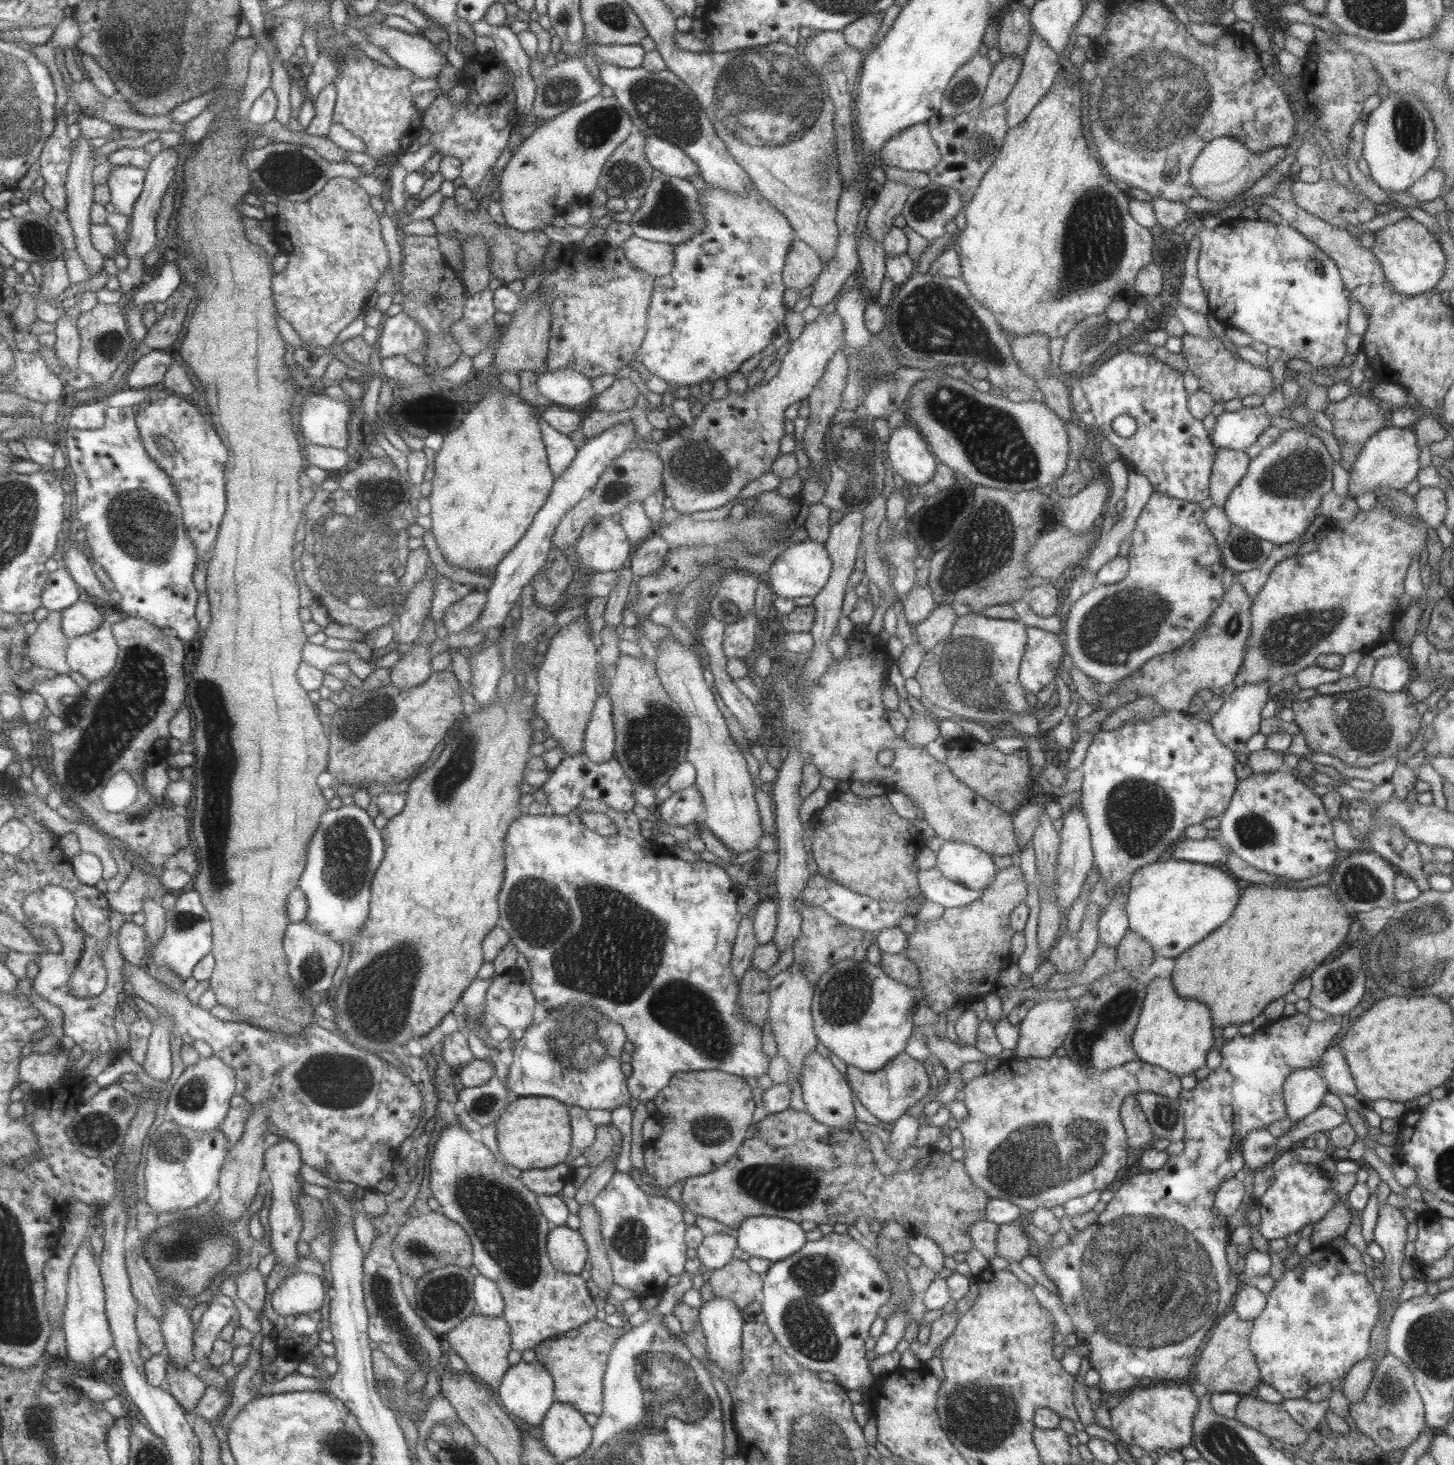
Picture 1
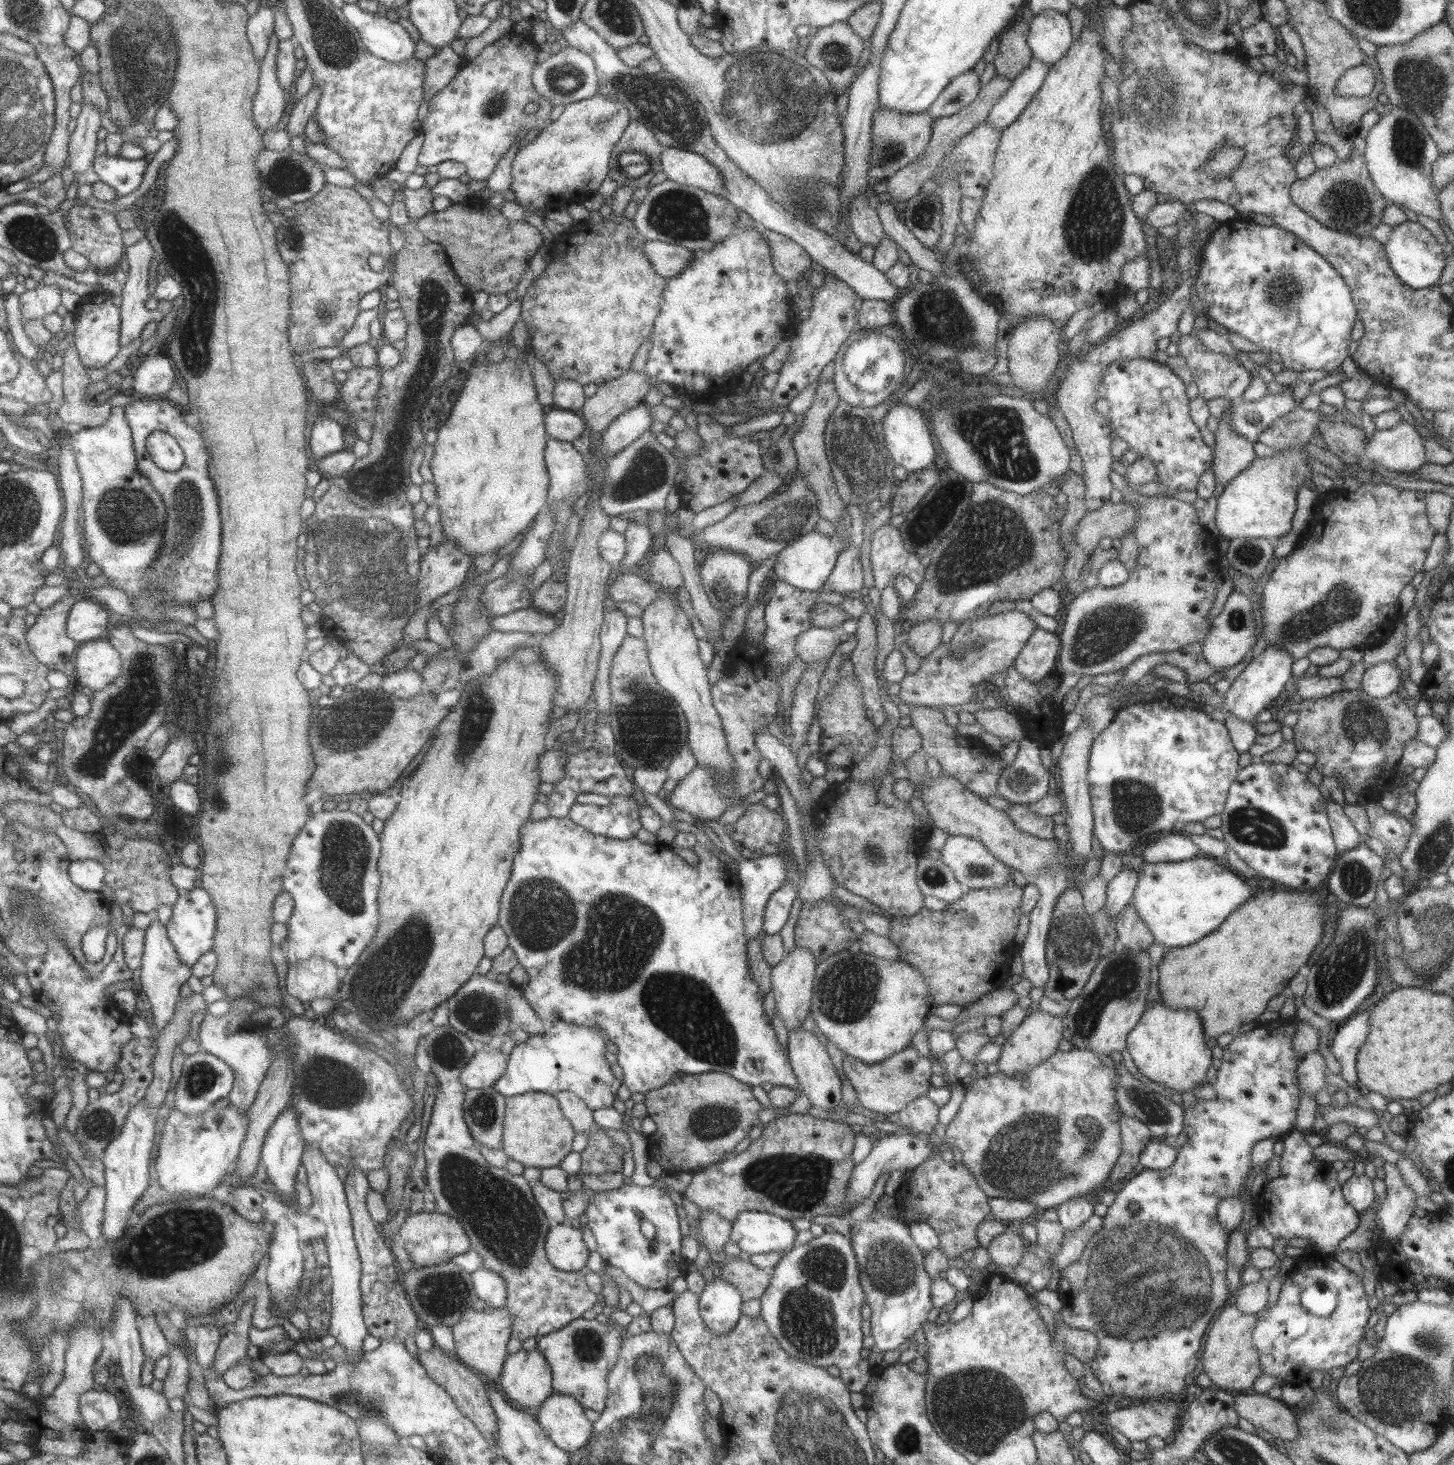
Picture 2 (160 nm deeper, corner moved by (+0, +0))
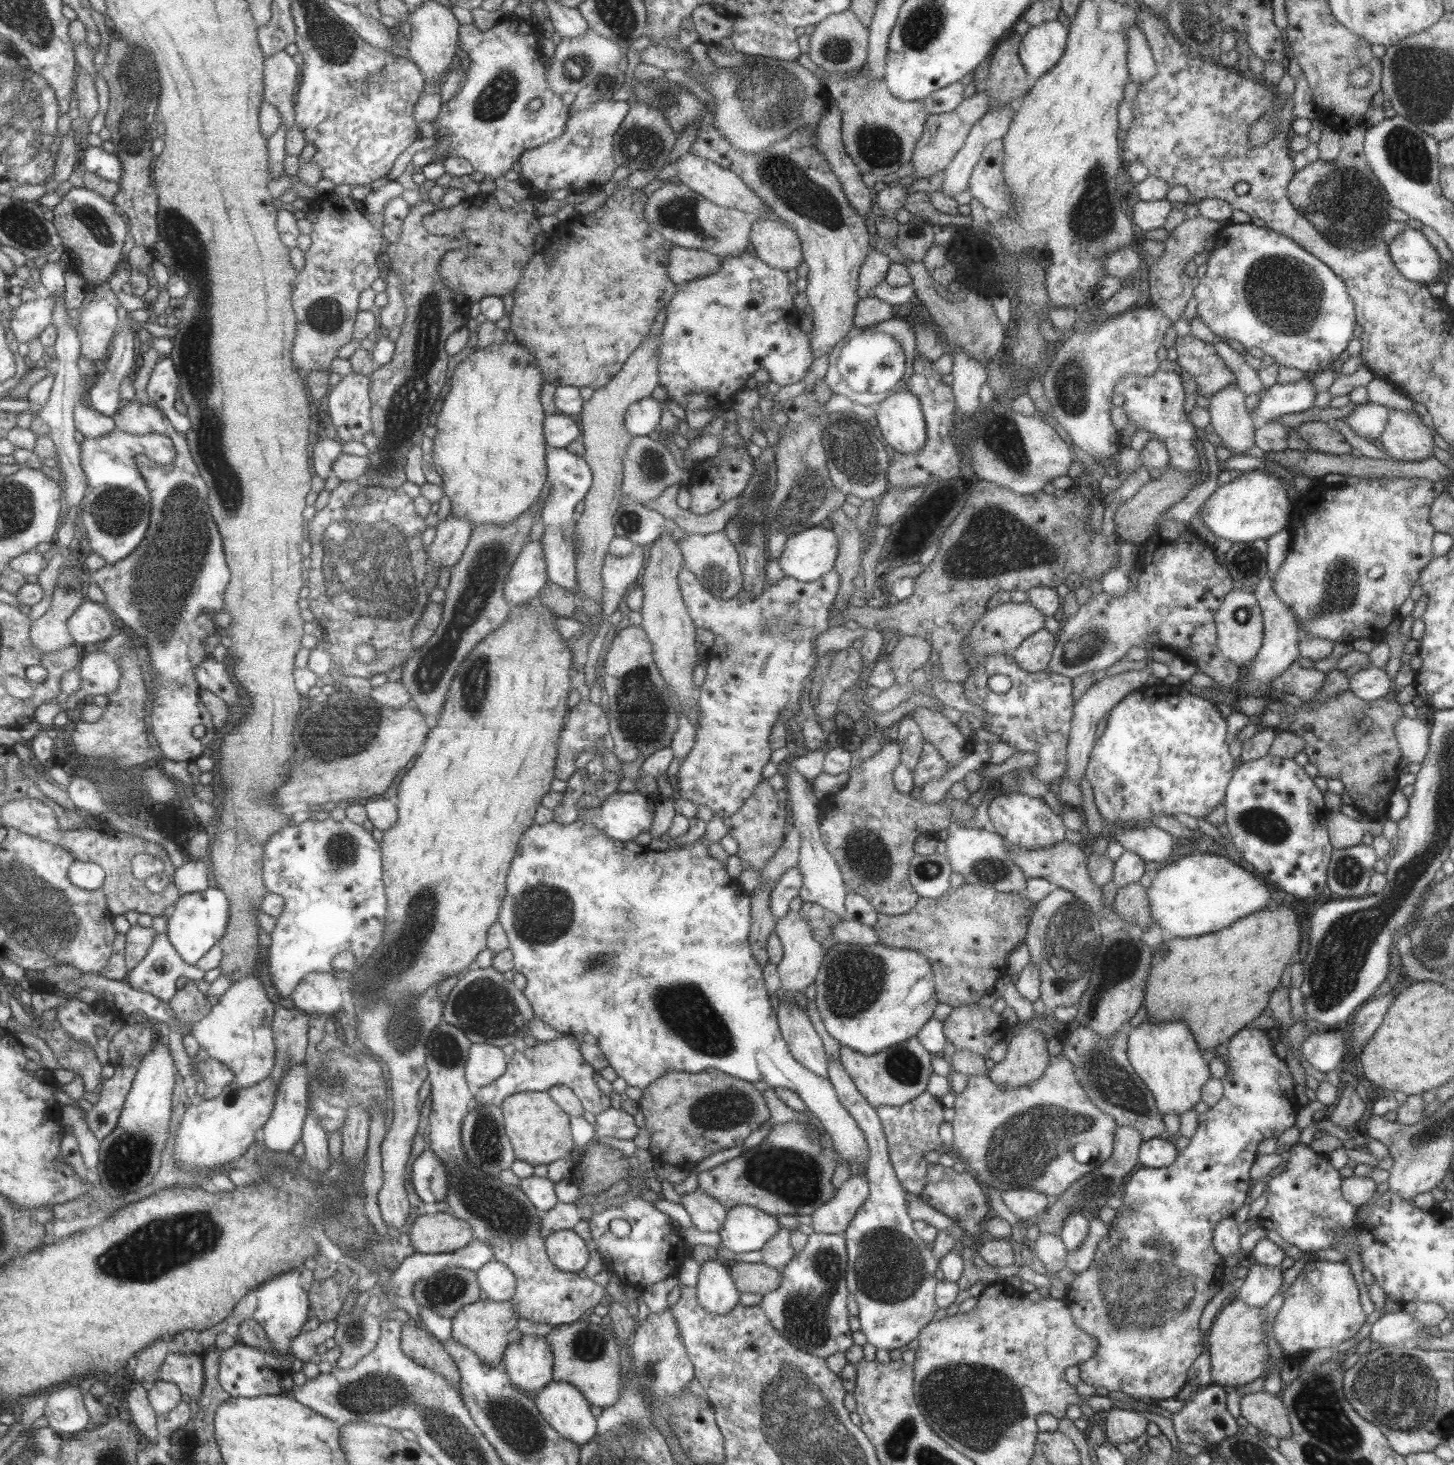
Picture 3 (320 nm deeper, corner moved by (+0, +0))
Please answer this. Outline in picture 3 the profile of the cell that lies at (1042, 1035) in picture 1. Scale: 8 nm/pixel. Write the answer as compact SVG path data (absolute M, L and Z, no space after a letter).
M1026 1028L1021 1030L1017 1036L1011 1036L1006 1040L1007 1048L1001 1062L994 1063L988 1070L987 1076L1001 1090L1015 1090L1021 1086L1029 1086L1032 1082L1039 1080L1049 1064L1049 1053L1047 1053L1047 1039L1038 1030Z

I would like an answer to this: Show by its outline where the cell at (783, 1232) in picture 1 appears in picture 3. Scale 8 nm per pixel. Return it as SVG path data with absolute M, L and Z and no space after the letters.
M738 1204L726 1210L718 1234L722 1248L733 1253L751 1252L759 1250L779 1227L775 1216L746 1204Z

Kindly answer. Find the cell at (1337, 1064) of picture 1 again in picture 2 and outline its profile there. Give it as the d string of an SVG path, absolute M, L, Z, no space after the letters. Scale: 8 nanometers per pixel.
M1355 1012L1346 1021L1342 1028L1336 1029L1335 1037L1329 1041L1329 1050L1340 1064L1339 1075L1349 1084L1352 1093L1358 1088L1356 1056L1369 1034L1369 1012Z

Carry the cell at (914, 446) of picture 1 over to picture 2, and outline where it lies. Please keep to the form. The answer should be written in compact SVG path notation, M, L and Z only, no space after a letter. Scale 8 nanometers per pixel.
M896 402L894 406L887 410L880 423L881 431L883 431L884 447L887 448L888 457L893 460L895 466L905 468L907 472L911 473L930 467L936 455L928 422L919 408L911 408L907 404Z

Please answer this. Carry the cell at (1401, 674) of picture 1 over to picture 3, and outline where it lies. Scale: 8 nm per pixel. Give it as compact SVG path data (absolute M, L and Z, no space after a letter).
M1369 664L1348 678L1349 691L1357 698L1375 701L1386 697L1391 682L1383 668Z

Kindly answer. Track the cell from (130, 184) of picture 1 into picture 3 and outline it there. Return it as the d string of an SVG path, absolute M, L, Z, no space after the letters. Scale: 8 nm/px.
M100 146L84 147L81 166L87 170L117 181L120 184L122 179L122 160L115 153L107 152Z

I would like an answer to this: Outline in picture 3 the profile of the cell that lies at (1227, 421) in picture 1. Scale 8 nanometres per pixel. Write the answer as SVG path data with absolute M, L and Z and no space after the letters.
M1311 375L1287 384L1276 382L1273 386L1266 387L1265 394L1258 399L1258 405L1249 412L1249 416L1266 423L1276 421L1277 417L1285 414L1309 411L1313 409L1315 394L1317 392Z

